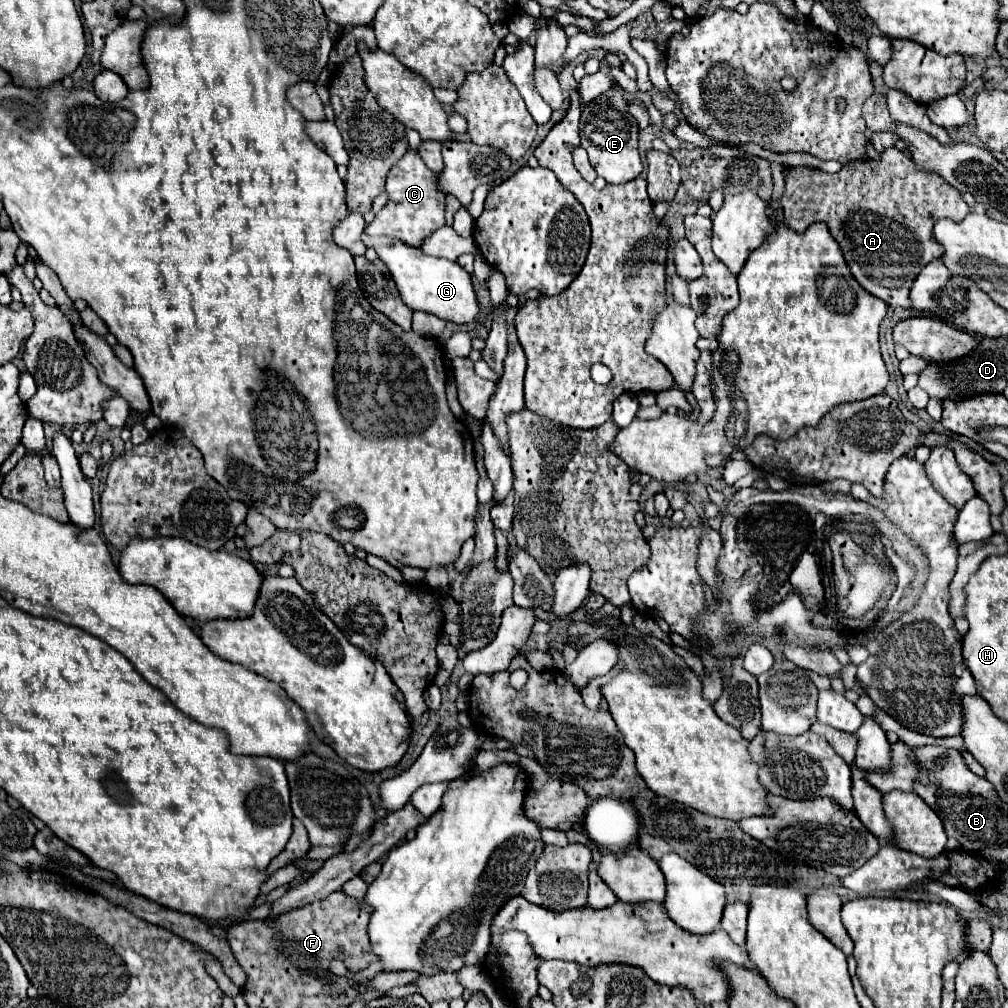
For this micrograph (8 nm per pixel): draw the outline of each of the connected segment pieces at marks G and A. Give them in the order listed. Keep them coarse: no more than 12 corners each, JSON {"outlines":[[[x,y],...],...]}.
{"outlines":[[[396,238],[374,248],[404,304],[470,324],[480,304],[458,262]],[[898,148],[788,168],[784,222],[824,222],[858,284],[910,308],[962,194]]]}

